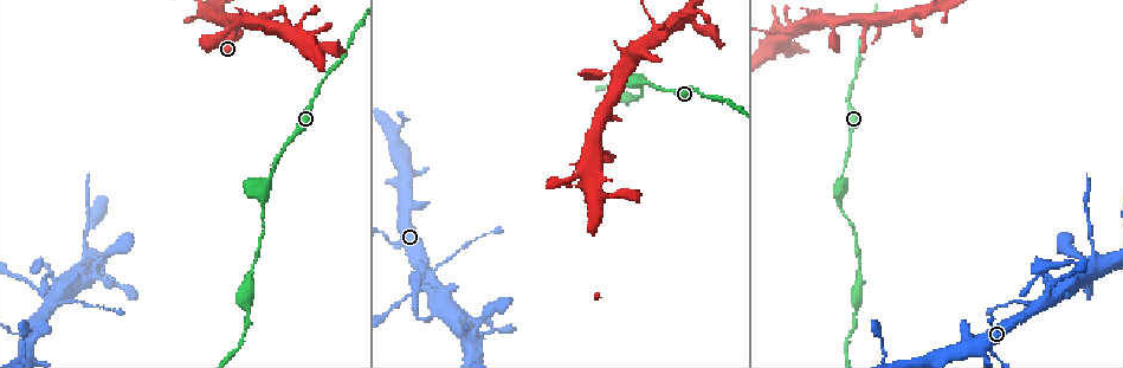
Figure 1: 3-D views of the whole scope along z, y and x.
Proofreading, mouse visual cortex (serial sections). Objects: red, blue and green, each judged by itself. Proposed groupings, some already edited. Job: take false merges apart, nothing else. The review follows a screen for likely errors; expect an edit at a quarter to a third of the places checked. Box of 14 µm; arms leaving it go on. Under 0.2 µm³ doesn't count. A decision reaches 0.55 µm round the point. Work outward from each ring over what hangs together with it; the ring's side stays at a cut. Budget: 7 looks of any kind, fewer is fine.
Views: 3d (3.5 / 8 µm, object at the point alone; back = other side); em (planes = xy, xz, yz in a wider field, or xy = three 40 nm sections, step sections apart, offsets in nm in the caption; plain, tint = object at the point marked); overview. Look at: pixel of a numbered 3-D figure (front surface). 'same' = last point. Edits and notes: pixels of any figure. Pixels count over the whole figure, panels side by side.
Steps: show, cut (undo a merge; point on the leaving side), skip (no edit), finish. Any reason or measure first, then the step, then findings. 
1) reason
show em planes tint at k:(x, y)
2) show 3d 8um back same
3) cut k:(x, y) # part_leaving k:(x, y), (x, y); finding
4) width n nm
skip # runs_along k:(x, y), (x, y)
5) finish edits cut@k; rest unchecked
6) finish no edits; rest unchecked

show 3d 3.5um at 1:(261, 200)

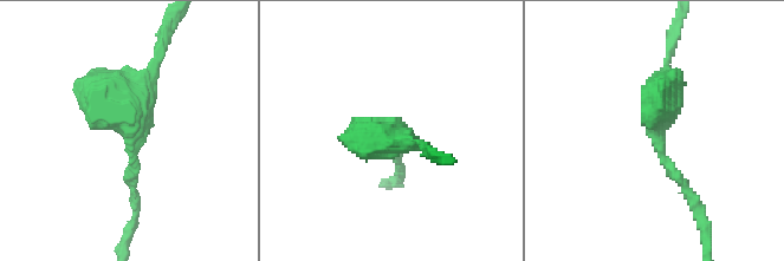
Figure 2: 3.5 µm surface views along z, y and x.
show em planes tint at 2:(131, 136)

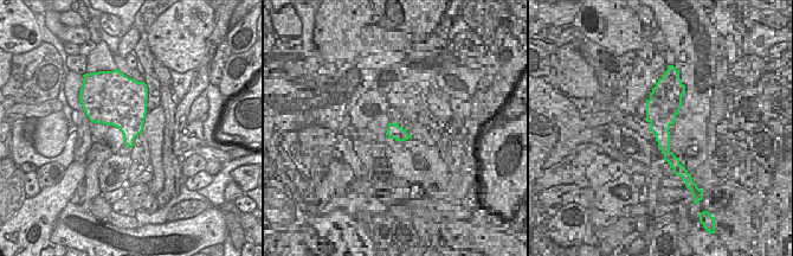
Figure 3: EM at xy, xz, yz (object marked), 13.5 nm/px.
width 460 nm
skip # runs_along 2:(667, 69), (655, 138), (698, 203); all the same cell

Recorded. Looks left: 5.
branch point
show 3d 3.5um at 1:(47, 295)

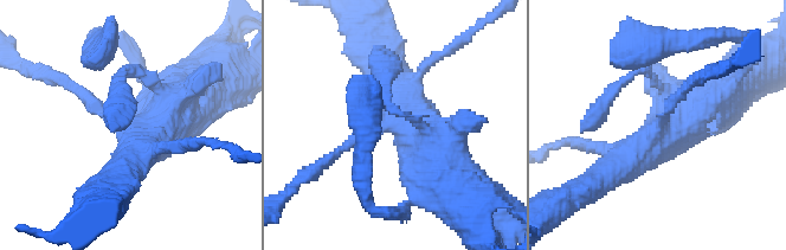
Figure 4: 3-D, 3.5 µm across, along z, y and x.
show em xy step 5 tint at 4:(658, 126)

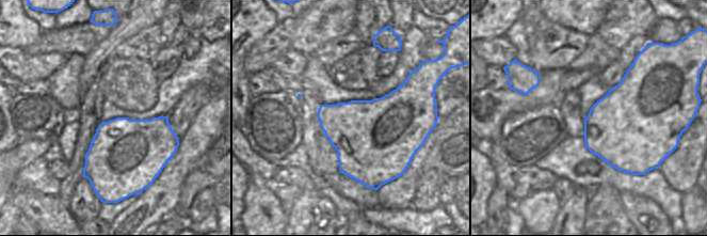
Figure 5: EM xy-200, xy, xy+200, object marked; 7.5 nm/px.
width 600 nm
skip # runs_along 4:(597, 183), (702, 91); one cell here

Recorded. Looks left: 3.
arms part here
show 3d 3.5um at 1:(464, 336)

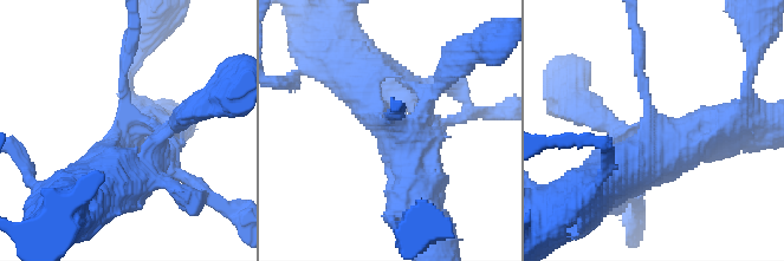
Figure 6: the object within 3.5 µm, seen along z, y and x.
show em xy step 5 tint at 6:(662, 143)

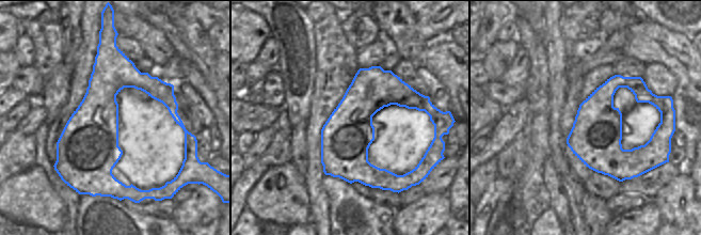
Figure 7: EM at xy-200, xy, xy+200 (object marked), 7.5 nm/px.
skip # runs_along 6:(85, 182), (131, 131), (172, 128); one cell here

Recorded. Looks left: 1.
finish no edits; rest unchecked

